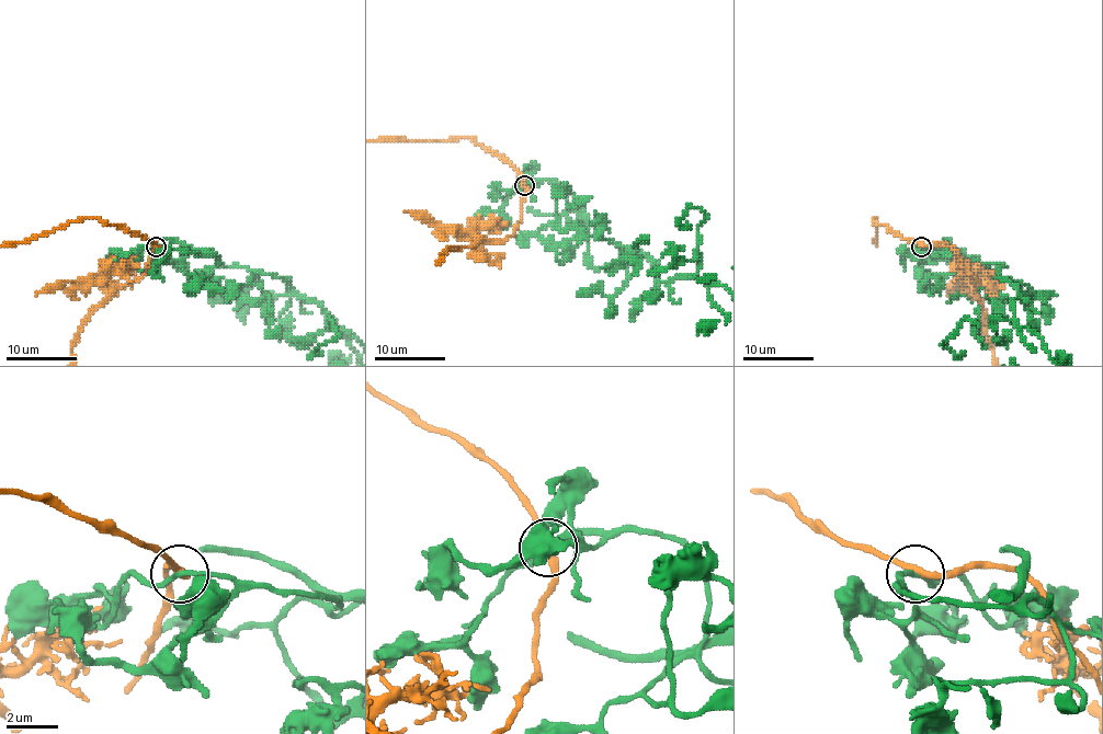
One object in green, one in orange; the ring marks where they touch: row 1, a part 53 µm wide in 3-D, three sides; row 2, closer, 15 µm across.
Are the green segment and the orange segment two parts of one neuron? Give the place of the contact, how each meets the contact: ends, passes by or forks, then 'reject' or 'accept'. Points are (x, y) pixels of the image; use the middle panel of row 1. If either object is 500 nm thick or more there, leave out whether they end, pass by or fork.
place (524, 185); green passes by; orange passes by; reject

